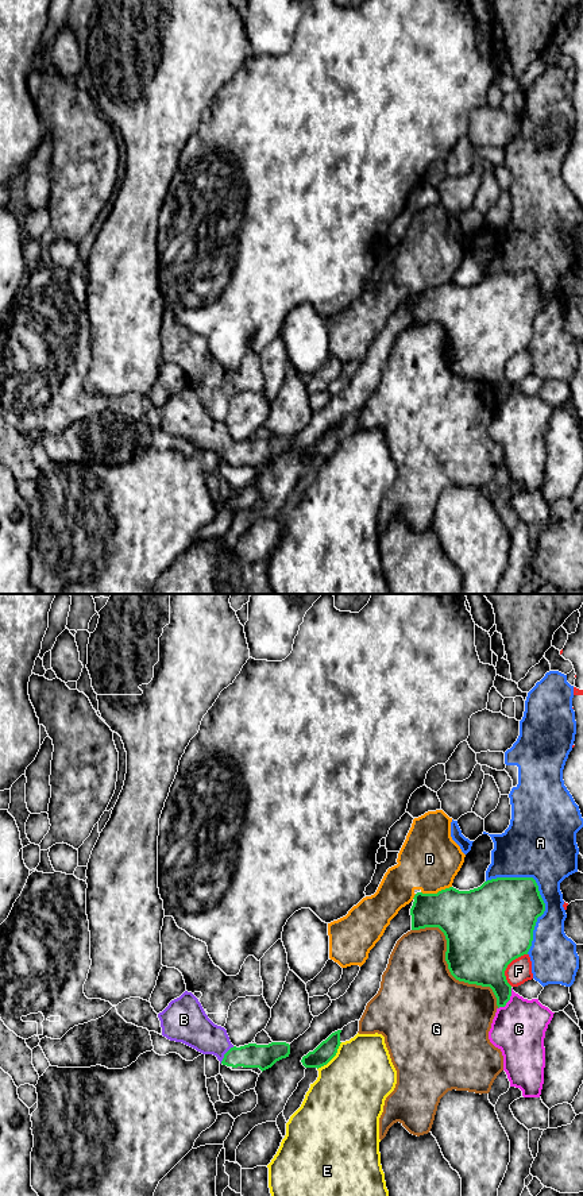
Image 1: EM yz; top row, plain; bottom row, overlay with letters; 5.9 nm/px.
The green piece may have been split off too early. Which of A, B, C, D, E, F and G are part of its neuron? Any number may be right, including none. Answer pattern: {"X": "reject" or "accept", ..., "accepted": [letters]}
{"A": "reject", "B": "accept", "C": "reject", "D": "reject", "E": "reject", "F": "reject", "G": "reject", "accepted": ["B"]}

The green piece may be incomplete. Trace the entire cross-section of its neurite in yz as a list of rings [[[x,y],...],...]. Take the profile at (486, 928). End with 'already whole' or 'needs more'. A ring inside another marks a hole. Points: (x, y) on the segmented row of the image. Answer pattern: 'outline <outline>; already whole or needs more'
outline [[[497,877],[470,891],[449,887],[437,894],[417,892],[413,899],[412,930],[439,927],[447,940],[445,961],[451,975],[459,981],[490,987],[498,1008],[505,1007],[511,996],[505,971],[513,960],[528,954],[537,918],[545,911],[536,880]]]; already whole

